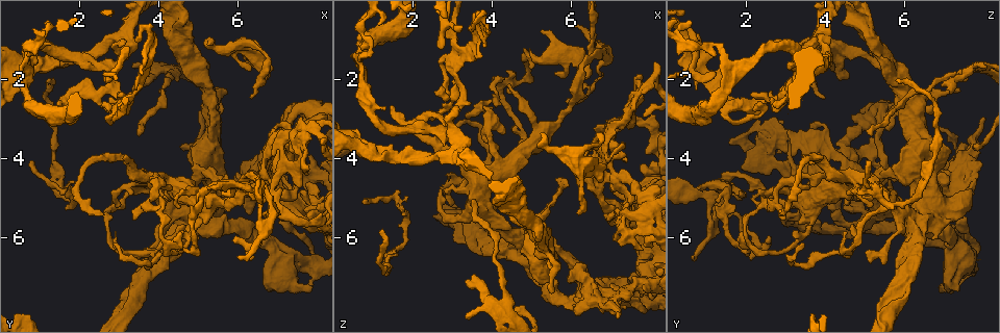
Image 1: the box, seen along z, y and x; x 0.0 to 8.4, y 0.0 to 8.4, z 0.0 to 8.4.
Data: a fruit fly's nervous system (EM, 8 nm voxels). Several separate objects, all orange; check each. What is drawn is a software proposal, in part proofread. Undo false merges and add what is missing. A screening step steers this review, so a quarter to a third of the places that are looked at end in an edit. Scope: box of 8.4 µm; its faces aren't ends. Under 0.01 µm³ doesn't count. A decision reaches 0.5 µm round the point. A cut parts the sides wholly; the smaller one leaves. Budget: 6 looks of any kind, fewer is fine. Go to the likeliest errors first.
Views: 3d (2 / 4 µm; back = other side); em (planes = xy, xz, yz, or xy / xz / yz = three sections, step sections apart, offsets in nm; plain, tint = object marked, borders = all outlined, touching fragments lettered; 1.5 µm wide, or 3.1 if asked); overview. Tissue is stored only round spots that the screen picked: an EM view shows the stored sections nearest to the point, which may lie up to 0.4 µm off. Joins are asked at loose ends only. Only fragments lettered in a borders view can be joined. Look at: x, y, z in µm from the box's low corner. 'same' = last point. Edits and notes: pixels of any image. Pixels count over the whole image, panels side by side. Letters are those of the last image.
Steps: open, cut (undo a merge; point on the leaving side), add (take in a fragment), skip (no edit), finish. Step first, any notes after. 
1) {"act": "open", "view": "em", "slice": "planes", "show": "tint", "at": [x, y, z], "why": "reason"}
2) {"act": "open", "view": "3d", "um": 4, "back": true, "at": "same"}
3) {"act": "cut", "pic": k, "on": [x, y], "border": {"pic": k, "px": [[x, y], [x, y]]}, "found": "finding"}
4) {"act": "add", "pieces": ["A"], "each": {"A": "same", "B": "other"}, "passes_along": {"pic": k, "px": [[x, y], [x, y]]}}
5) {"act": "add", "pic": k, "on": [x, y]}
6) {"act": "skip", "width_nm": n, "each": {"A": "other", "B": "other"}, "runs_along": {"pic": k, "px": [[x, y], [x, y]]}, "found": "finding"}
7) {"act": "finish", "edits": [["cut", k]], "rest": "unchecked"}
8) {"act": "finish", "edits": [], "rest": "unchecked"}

{"act": "open", "view": "em", "slice": "planes", "show": "tint", "at": [3.50, 3.35, 5.05], "why": "tapers out"}

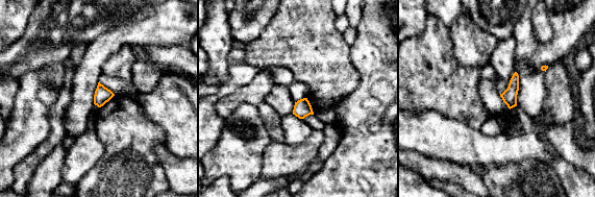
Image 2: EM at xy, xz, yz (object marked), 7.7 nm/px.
{"act": "open", "view": "em", "slice": "planes", "show": "borders", "at": "same", "why": "what lies round it"}

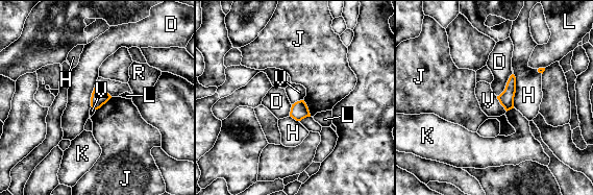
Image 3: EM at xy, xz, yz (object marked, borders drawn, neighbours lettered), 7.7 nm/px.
{"act": "skip", "width_nm": 110, "each": {"D": "other", "H": "other", "J": "other", "K": "other", "L": "other", "R": "other", "V": "other"}, "border": {"pic": 3, "px": [[496, 96], [499, 103], [507, 111]]}, "found": "none of them fits"}

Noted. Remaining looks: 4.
{"act": "open", "view": "3d", "um": 2, "at": [6.05, 4.30, 7.85], "why": "free end"}

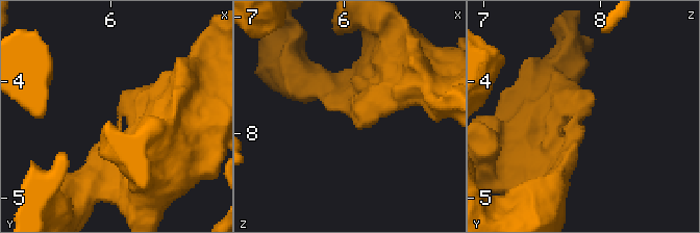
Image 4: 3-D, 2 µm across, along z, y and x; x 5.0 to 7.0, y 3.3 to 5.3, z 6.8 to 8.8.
{"act": "open", "view": "em", "slice": "planes", "show": "borders", "at": [6.06, 4.34, 7.84], "why": "shape alone is not enough"}

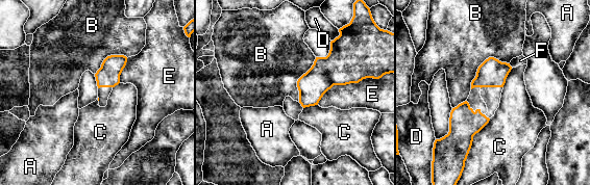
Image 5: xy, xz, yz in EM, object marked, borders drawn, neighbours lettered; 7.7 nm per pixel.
{"act": "skip", "each": {"A": "other", "B": "other", "C": "other", "D": "other", "E": "other", "F": "other"}, "found": "none of them fits"}

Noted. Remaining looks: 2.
{"act": "open", "view": "em", "slice": "yz", "step": 8, "show": "borders", "at": [3.45, 1.00, 0.75], "why": "an open end"}

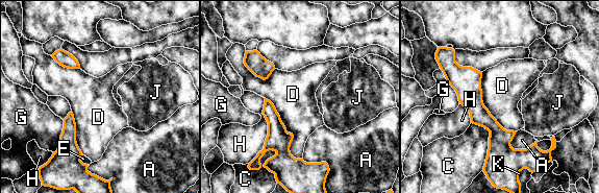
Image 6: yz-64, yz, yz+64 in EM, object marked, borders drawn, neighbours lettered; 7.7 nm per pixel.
{"act": "open", "view": "em", "slice": "planes", "show": "borders", "at": "same"}

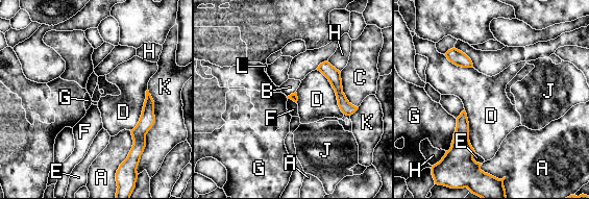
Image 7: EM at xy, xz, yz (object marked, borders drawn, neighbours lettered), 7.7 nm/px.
{"act": "skip", "each": {"A": "other", "B": "other", "C": "other", "D": "other", "E": "other", "F": "other", "G": "other", "H": "other", "J": "other", "K": "other", "L": "other"}, "border": {"pic": 7, "px": [[457, 119], [453, 139], [448, 150]]}, "found": "none of them fits"}

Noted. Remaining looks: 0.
{"act": "finish", "edits": [], "rest": "unchecked"}

